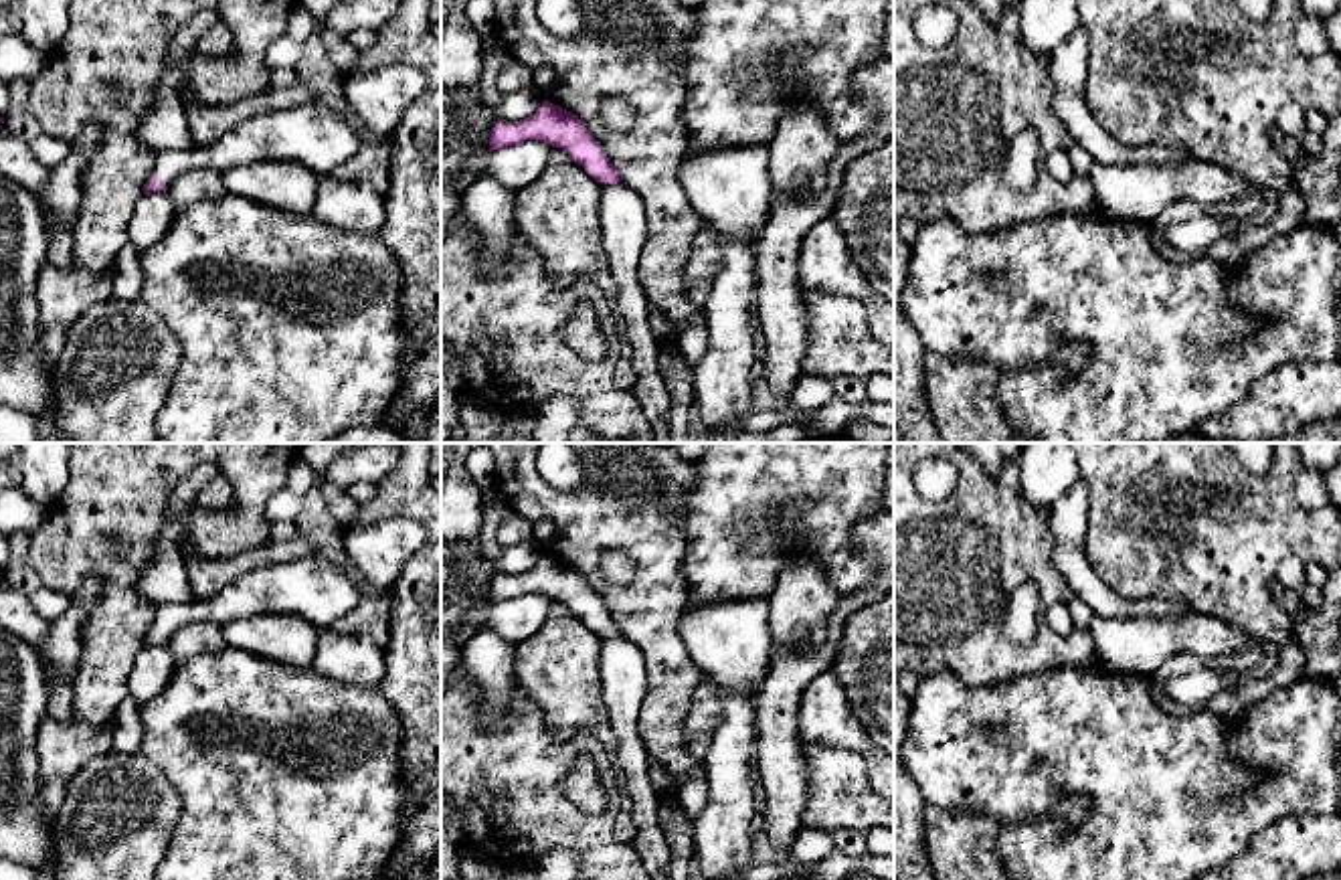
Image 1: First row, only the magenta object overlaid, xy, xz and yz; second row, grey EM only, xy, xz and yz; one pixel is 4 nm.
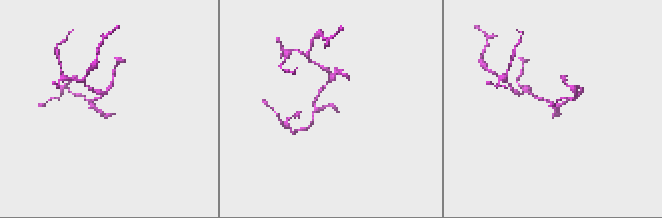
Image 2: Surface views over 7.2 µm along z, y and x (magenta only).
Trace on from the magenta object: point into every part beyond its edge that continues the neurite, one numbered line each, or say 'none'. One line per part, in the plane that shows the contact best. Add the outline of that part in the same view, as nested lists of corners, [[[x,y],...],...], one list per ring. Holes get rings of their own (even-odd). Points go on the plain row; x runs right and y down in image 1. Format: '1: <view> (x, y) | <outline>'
1: xy (312, 587) | [[[318,554],[301,556],[243,573],[208,599],[158,605],[154,629],[170,637],[192,621],[227,625],[265,613],[287,613],[322,629],[332,627],[362,597],[338,564]]]

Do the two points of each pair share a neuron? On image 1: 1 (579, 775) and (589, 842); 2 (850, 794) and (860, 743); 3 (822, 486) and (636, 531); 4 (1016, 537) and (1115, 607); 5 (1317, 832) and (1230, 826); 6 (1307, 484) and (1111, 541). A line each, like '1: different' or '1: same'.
1: different
2: different
3: different
4: different
5: different
6: different

